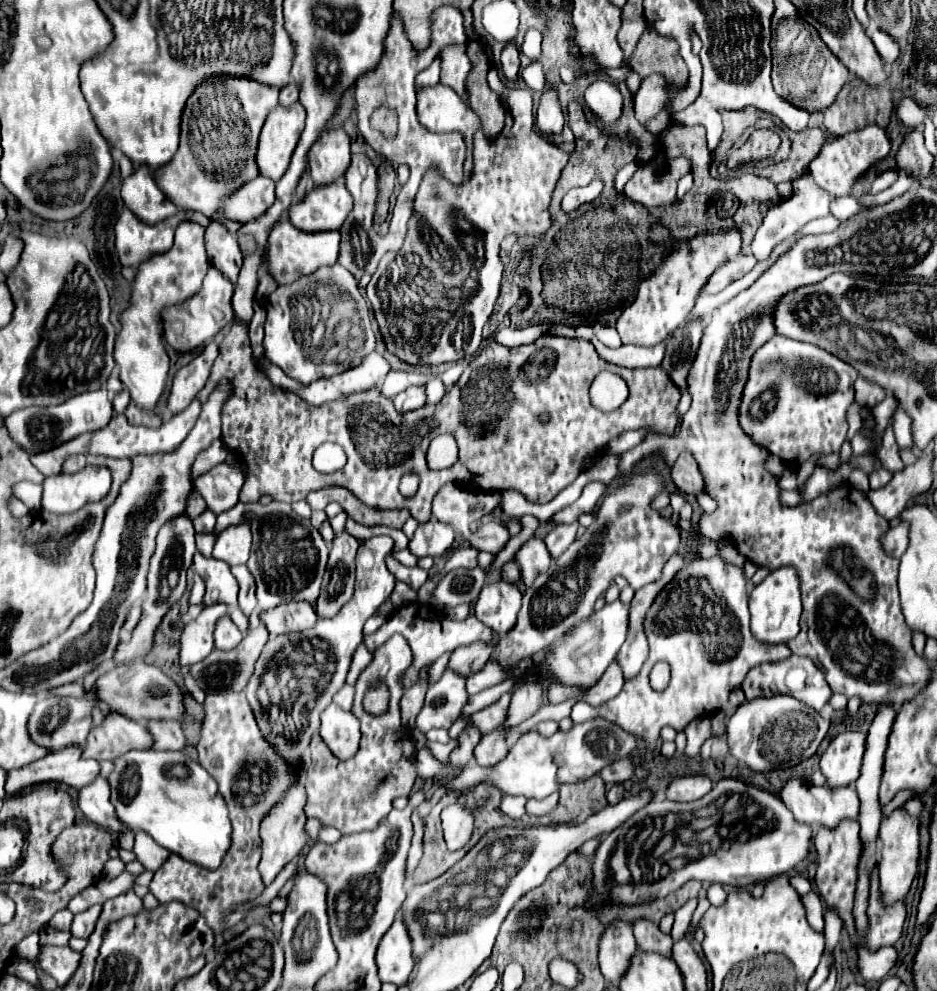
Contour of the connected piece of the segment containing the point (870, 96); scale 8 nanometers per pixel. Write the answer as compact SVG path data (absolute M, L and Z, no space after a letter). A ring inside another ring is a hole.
M853 78L851 84L837 96L833 106L827 108L823 124L825 124L827 132L831 132L833 136L841 136L841 134L847 134L851 130L865 128L869 124L877 124L881 128L887 128L891 112L893 112L893 100L891 100L891 88L889 86L871 88L869 84L863 84L863 80Z

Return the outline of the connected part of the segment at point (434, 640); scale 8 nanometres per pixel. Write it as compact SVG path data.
M405 604L401 606L399 610L395 610L385 622L383 626L371 634L371 636L365 636L363 644L369 648L369 650L377 650L381 644L385 644L385 640L389 640L393 634L401 634L407 638L411 650L413 650L413 662L409 666L409 670L403 674L403 688L411 688L417 680L419 680L419 670L433 664L439 656L443 656L445 652L453 652L461 646L469 646L473 642L491 642L493 640L493 630L483 626L475 616L463 620L463 622L457 622L457 620L451 620L449 616L445 616L443 612L431 608L429 604Z

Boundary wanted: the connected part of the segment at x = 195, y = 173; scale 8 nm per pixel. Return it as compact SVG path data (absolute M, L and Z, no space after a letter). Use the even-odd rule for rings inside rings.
M211 78L207 84L201 84L195 90L181 116L181 146L173 160L155 172L159 188L163 188L163 192L173 200L177 208L199 210L211 218L213 214L221 212L223 200L227 196L237 192L245 182L259 176L259 166L255 162L259 132L269 112L277 106L277 96L279 92L275 92L275 88L267 88L243 78Z

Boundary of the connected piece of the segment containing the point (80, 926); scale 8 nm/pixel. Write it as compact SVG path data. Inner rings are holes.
M95 904L95 906L87 908L85 912L75 914L73 924L71 924L71 934L75 938L87 938L93 932L93 928L95 928L95 920L99 918L99 912L101 912L101 906Z

